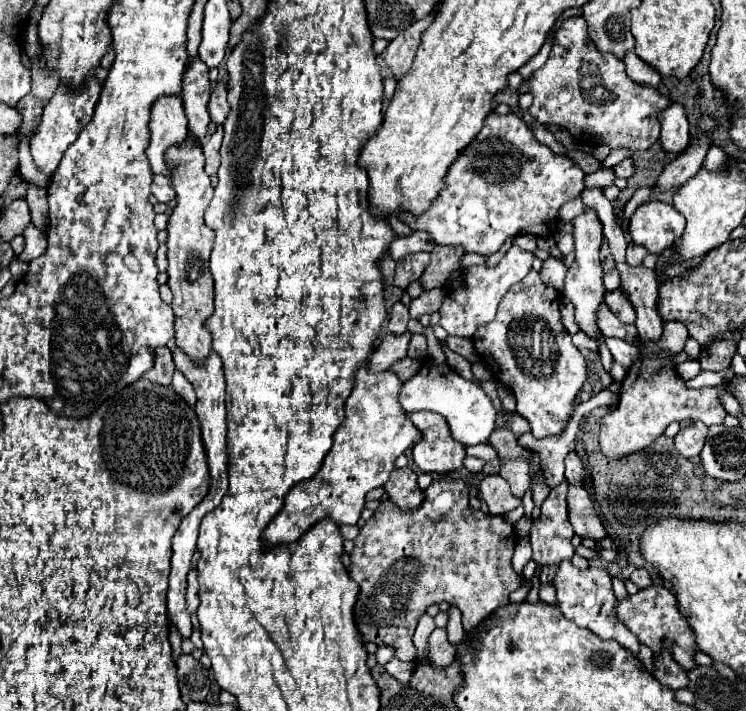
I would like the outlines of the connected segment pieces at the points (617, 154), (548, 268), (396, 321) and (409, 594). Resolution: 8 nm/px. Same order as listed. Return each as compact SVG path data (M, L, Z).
M627 149L612 150L609 156L601 162L601 166L603 166L603 168L613 168L613 166L621 162L621 160L631 157L632 154L631 150Z
M547 258L543 262L543 268L541 268L541 280L545 280L545 284L553 286L555 290L563 290L563 282L565 282L565 274L567 274L567 268L563 264L561 258Z
M397 302L391 312L389 318L385 322L385 334L393 334L393 336L401 336L407 332L407 322L409 322L409 308L401 302Z
M441 478L435 480L425 490L425 502L419 510L403 512L393 502L383 500L375 514L365 522L353 540L355 548L351 552L351 566L347 574L357 582L359 594L353 608L353 620L363 642L373 642L379 646L391 646L395 658L411 662L415 658L413 632L421 614L427 606L449 602L457 606L463 614L463 628L471 632L481 620L485 620L499 606L509 604L509 594L521 586L519 574L511 566L511 556L517 544L513 526L502 516L484 514L469 506L469 486L463 480Z

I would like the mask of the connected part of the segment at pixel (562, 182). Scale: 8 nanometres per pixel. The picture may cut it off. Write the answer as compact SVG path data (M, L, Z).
M489 114L485 118L483 130L477 138L467 146L467 150L455 160L449 168L445 182L447 188L439 194L439 198L431 204L431 208L423 216L401 214L401 222L409 224L413 230L425 230L433 236L435 244L447 246L463 246L467 252L477 252L481 256L489 256L499 250L499 246L517 234L533 234L545 236L555 230L559 208L573 196L583 192L583 170L575 166L567 156L551 152L547 146L537 144L529 126L513 114Z

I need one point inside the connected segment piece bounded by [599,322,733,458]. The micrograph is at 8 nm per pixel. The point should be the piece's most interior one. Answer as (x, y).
(653, 395)

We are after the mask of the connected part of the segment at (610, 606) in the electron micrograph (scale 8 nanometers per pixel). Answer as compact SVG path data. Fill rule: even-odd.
M563 560L559 564L559 570L557 570L555 578L553 578L553 586L557 590L559 608L569 620L573 620L581 628L587 628L587 630L595 632L603 640L609 640L609 638L617 640L621 646L625 646L633 654L639 652L637 636L615 614L617 598L615 598L613 588L611 588L611 576L605 570L595 568L595 566L589 566L587 570L579 570L571 564L571 560Z

